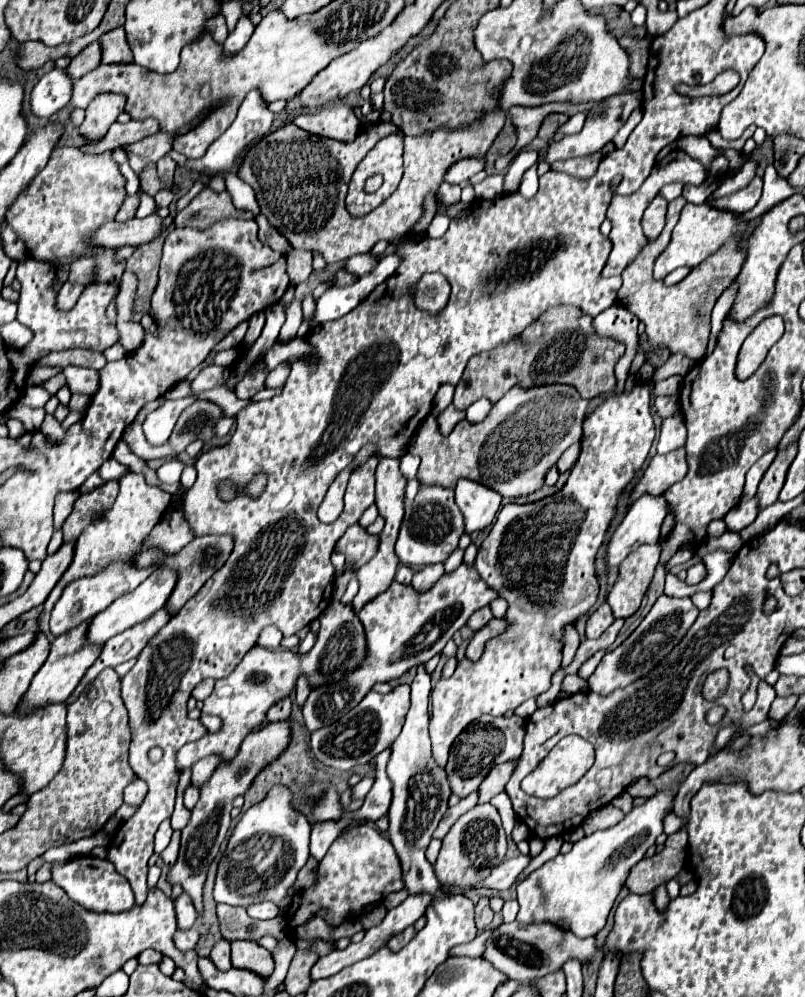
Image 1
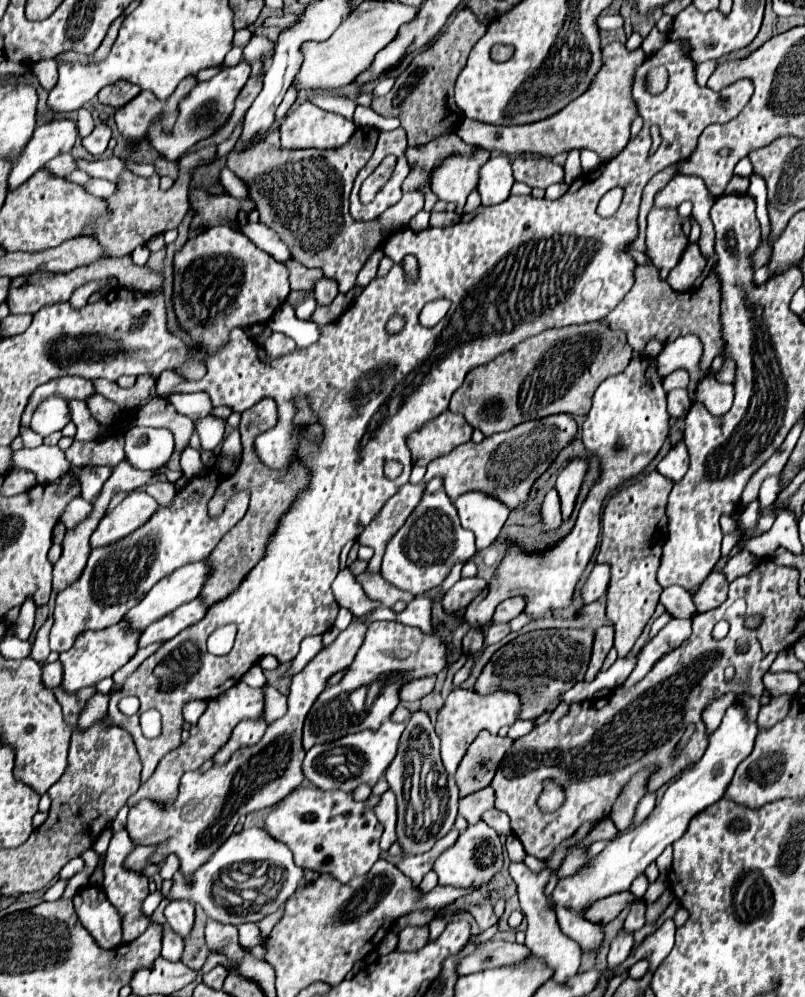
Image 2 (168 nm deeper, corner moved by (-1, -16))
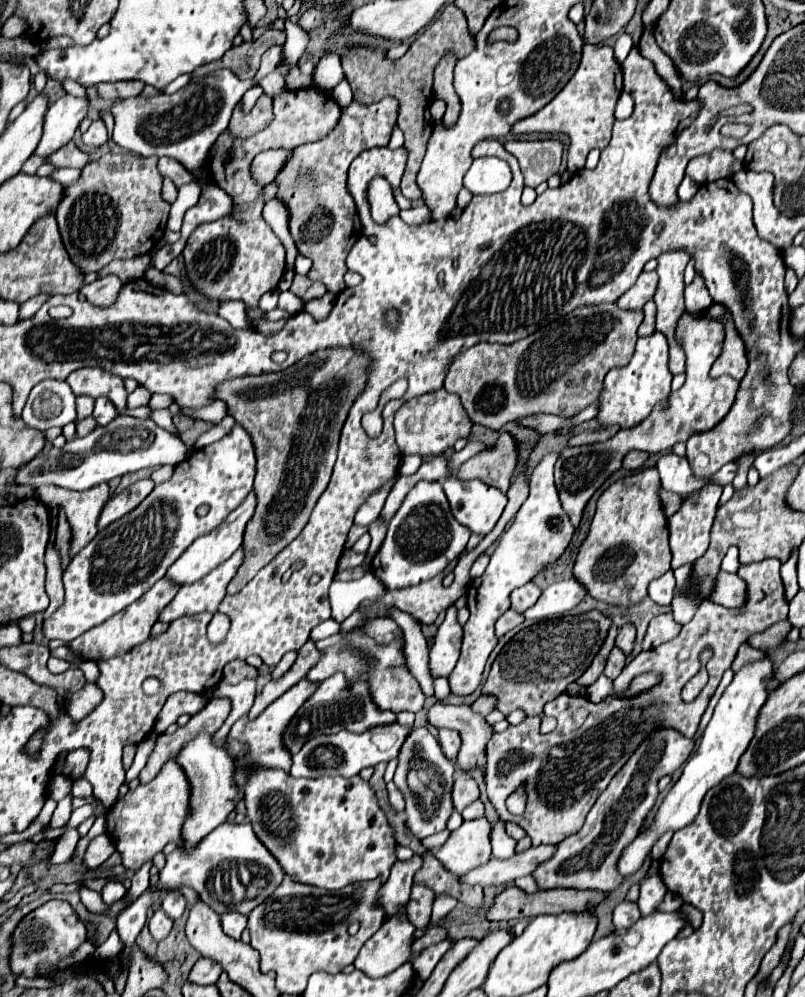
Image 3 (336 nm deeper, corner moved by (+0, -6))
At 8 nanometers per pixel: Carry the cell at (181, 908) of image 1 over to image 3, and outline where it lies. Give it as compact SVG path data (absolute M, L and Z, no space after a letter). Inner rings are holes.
M170 892L170 894L166 894L164 900L162 900L162 910L164 910L172 920L176 920L176 918L180 918L180 916L184 914L184 910L186 910L186 898L184 898L180 892Z

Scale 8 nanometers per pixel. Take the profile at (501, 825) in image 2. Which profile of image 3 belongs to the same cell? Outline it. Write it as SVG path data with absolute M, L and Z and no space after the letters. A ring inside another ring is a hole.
M480 800L472 802L470 806L466 806L466 808L462 810L462 818L464 818L464 820L472 820L472 818L480 818L480 816L484 816L484 804L482 804Z

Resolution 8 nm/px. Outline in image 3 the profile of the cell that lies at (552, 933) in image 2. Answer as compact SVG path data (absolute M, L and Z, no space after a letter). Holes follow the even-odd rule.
M498 820L496 824L492 824L492 834L490 834L490 842L492 842L492 856L506 860L510 856L514 856L514 846L516 840L512 840L506 830L504 830L504 822Z

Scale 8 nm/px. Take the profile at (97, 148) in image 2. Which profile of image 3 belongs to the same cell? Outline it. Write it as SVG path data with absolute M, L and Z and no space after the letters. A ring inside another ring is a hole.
M102 120L92 122L92 126L82 134L82 140L88 146L104 146L108 142L108 130L106 130L104 122Z

